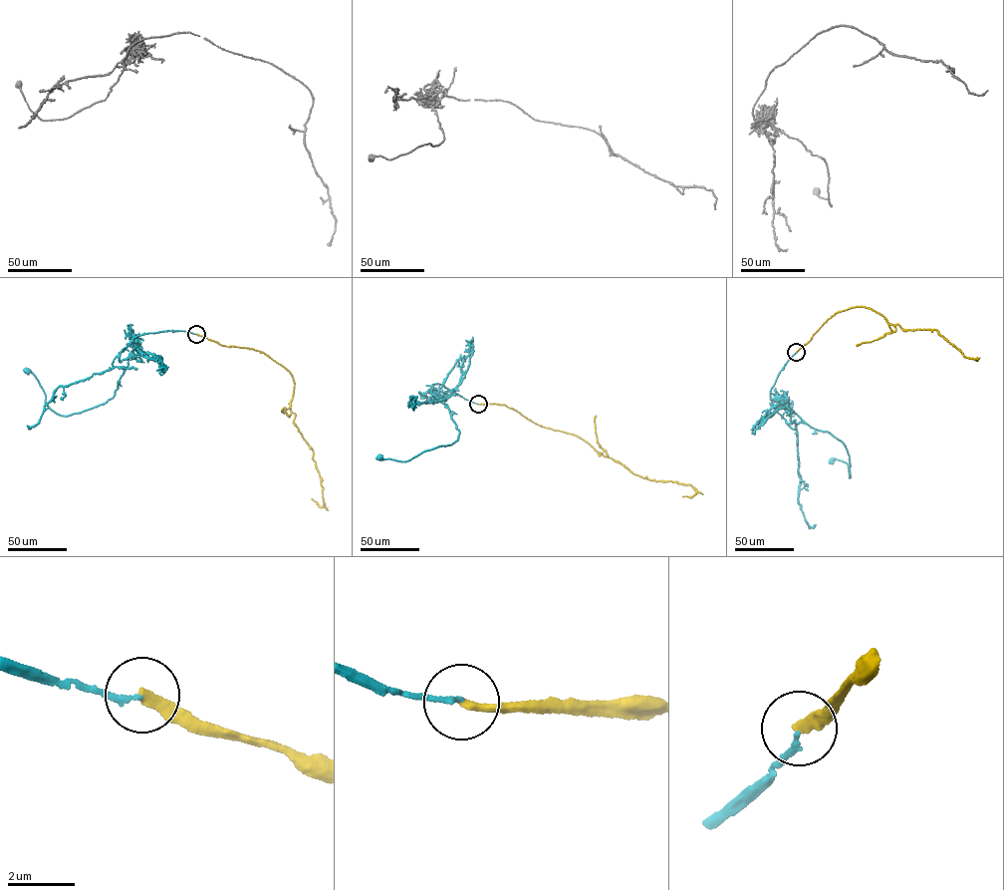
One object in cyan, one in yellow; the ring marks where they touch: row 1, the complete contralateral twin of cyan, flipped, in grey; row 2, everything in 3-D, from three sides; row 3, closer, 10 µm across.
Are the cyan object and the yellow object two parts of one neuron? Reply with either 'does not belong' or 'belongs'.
does not belong

